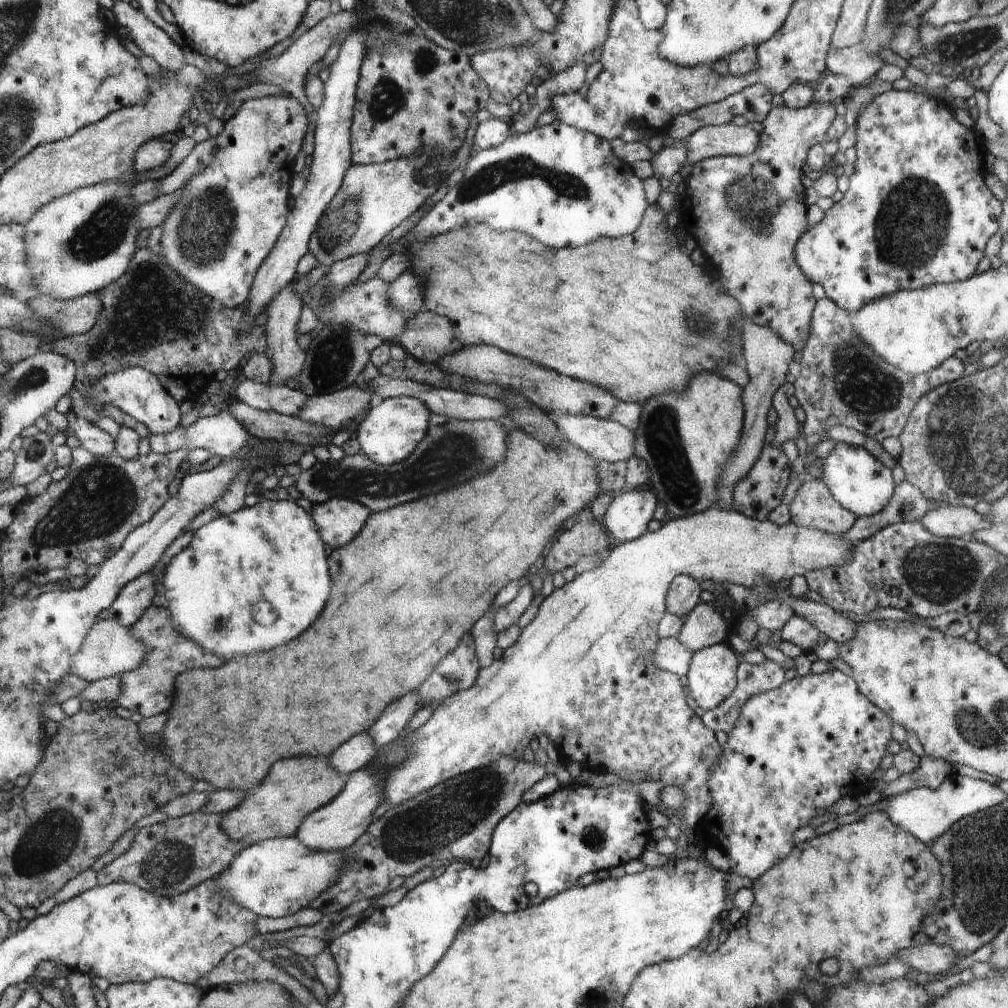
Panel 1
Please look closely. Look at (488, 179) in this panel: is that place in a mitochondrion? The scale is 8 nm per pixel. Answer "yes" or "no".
yes

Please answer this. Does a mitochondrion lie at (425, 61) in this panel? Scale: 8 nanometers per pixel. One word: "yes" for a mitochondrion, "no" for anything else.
yes

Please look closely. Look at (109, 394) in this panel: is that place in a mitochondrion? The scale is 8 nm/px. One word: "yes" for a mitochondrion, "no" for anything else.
no

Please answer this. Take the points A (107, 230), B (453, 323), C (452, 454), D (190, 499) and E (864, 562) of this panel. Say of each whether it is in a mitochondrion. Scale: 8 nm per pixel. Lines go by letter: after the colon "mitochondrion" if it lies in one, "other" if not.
A: mitochondrion
B: other
C: mitochondrion
D: other
E: other

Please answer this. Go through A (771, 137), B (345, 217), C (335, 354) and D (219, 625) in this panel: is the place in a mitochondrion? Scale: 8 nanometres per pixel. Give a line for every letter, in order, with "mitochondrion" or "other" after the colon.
A: other
B: mitochondrion
C: mitochondrion
D: mitochondrion

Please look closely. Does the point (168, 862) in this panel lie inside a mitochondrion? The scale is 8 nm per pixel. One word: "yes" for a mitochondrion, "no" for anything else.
yes

